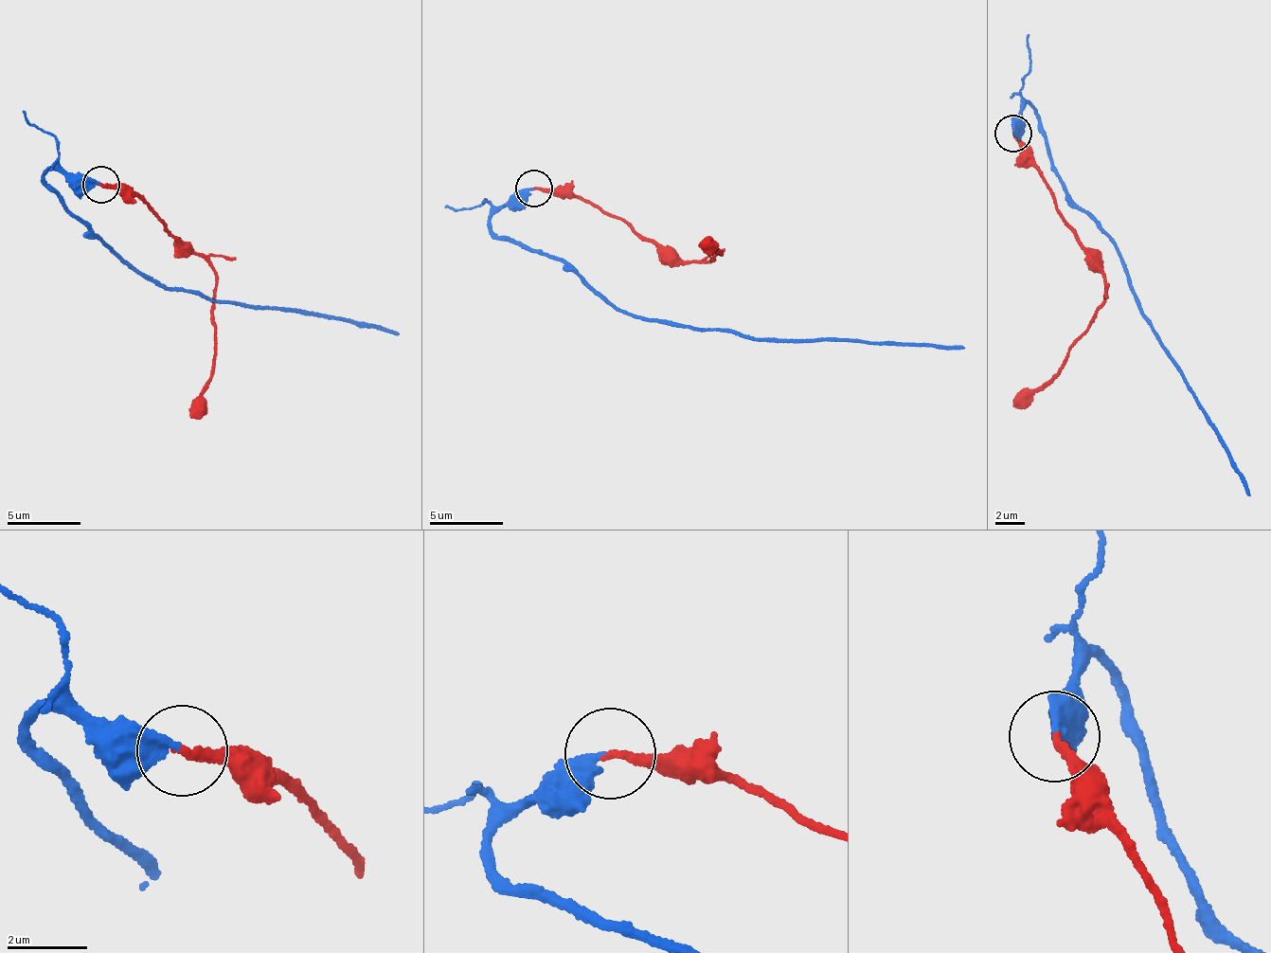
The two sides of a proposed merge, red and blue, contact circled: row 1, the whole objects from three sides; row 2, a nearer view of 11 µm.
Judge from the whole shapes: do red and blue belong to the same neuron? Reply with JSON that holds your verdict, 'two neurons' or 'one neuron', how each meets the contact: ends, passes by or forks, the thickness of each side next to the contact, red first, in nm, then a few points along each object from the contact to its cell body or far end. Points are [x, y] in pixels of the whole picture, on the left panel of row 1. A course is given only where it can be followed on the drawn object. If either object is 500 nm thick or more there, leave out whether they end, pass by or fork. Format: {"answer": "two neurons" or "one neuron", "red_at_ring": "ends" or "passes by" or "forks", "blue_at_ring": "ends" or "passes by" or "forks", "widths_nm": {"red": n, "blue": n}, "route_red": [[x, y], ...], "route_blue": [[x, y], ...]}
{"answer": "one neuron", "red_at_ring": "ends", "blue_at_ring": "ends", "widths_nm": {"red": 240, "blue": 360}, "route_red": [[101, 184], [130, 193], [208, 264], [216, 289], [213, 361], [195, 420]], "route_blue": [[100, 183], [81, 184], [53, 168], [46, 174], [48, 189], [90, 233], [167, 286], [400, 332]]}

